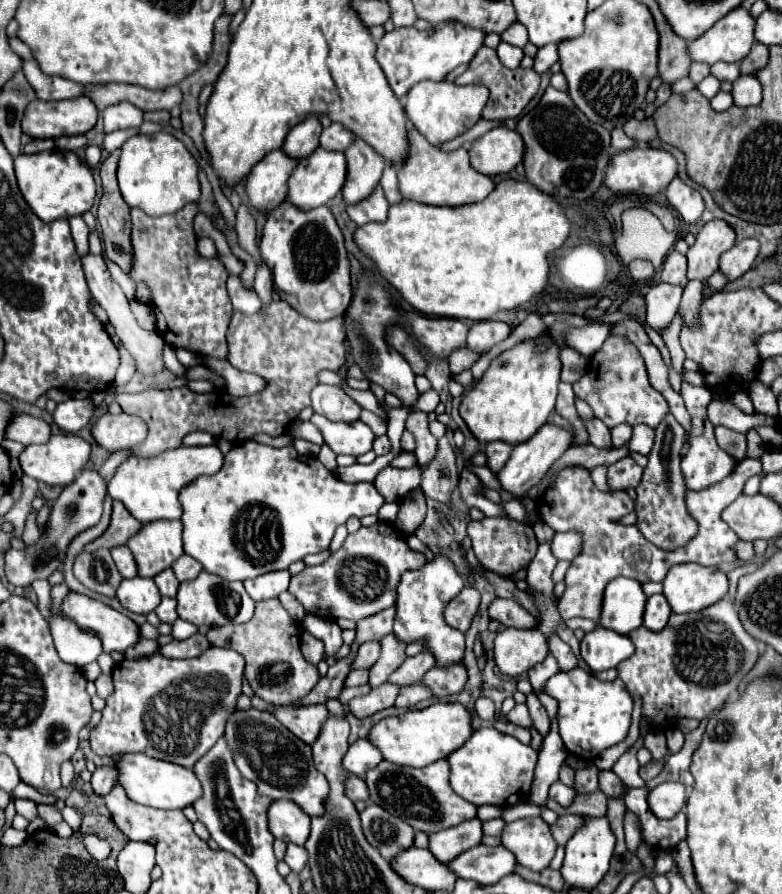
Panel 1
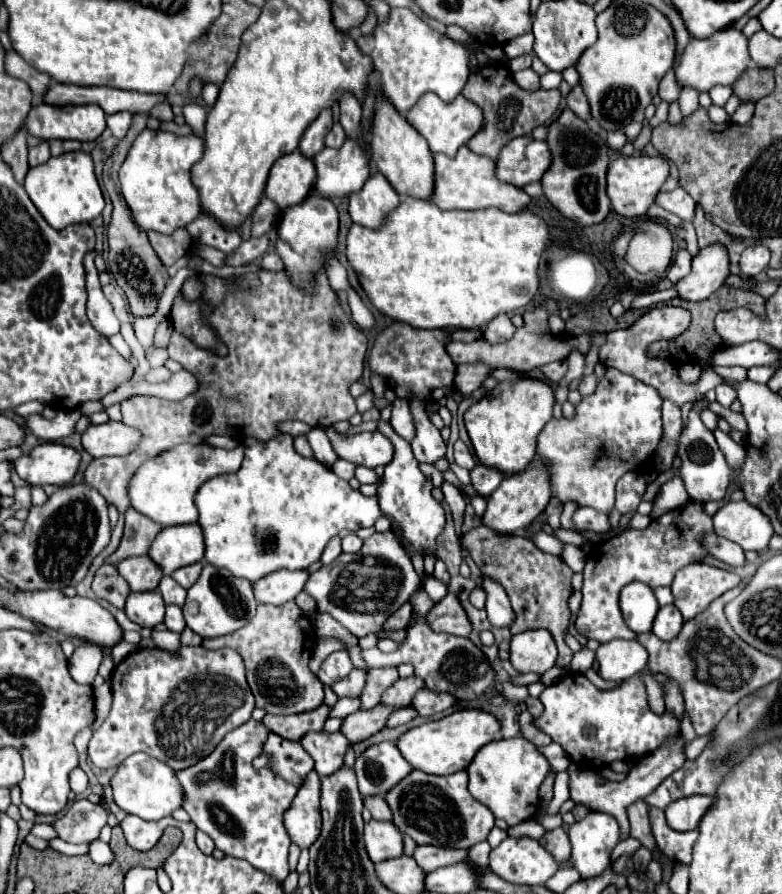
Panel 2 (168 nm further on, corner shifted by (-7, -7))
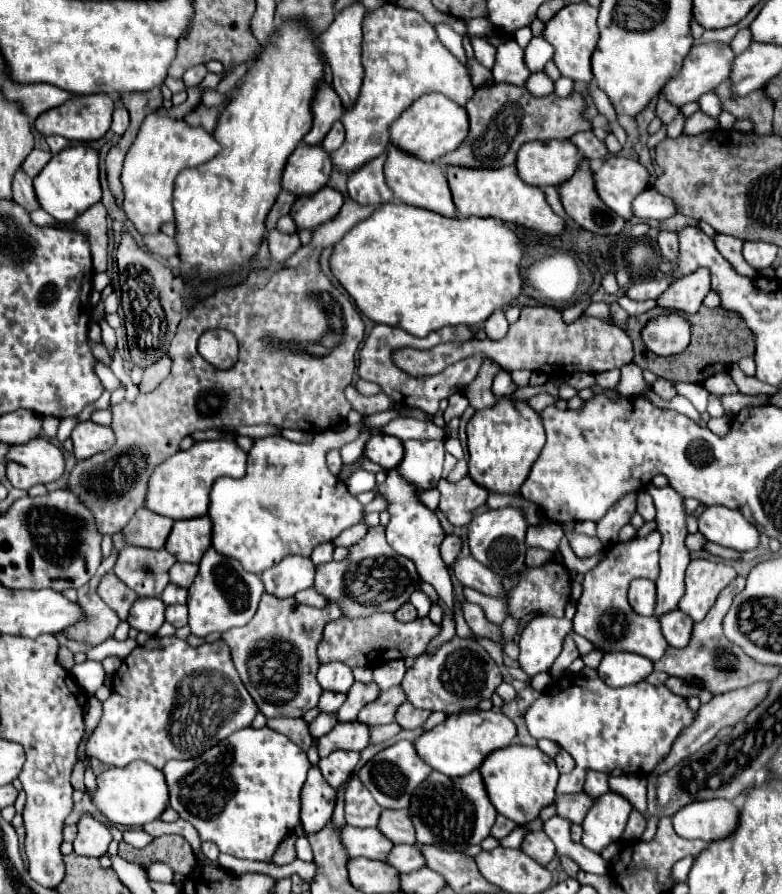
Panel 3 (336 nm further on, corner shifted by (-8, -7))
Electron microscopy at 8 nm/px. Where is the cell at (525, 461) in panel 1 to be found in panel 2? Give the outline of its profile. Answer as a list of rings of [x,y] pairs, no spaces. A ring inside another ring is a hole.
[[[535,457],[525,471],[517,473],[517,475],[507,475],[499,489],[489,495],[489,503],[487,503],[487,511],[481,517],[481,525],[489,527],[491,531],[495,531],[497,535],[503,537],[511,537],[511,535],[521,535],[525,531],[527,525],[531,525],[535,521],[535,517],[547,507],[551,499],[551,489],[549,489],[549,471],[545,467],[545,461],[539,461],[539,457]]]

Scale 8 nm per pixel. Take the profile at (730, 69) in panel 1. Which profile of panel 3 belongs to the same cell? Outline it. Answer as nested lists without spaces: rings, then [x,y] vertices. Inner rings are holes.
[[[706,93],[700,101],[700,109],[704,111],[704,113],[708,113],[708,115],[712,115],[712,117],[718,117],[720,115],[720,111],[722,111],[722,101],[720,101],[720,97],[716,95],[716,93]]]

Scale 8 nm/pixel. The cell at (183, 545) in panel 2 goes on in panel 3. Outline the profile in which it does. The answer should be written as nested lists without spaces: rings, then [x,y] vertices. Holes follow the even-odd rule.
[[[208,515],[192,521],[176,521],[164,547],[180,563],[200,563],[204,553],[210,549],[210,537],[212,523]]]

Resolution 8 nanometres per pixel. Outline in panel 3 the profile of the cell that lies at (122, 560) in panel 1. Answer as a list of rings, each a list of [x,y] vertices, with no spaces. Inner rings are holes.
[[[124,547],[114,565],[114,573],[130,589],[134,589],[138,597],[160,597],[164,585],[168,585],[168,569],[174,563],[176,559],[166,553],[166,549],[152,551],[140,547]]]

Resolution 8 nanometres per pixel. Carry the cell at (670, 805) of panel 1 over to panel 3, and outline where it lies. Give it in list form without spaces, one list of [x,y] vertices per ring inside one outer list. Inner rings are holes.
[[[708,799],[708,801],[694,801],[684,805],[682,809],[678,809],[672,815],[672,823],[674,823],[674,831],[684,837],[684,839],[702,839],[706,843],[728,837],[728,833],[732,833],[736,829],[736,821],[738,821],[738,807],[728,801],[728,799]]]

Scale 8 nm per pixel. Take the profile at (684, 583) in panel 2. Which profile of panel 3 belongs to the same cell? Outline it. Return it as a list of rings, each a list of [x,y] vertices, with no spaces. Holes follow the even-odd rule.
[[[692,559],[686,569],[686,593],[678,607],[692,617],[702,621],[708,609],[714,605],[718,593],[736,577],[732,565],[714,563],[708,559]]]

